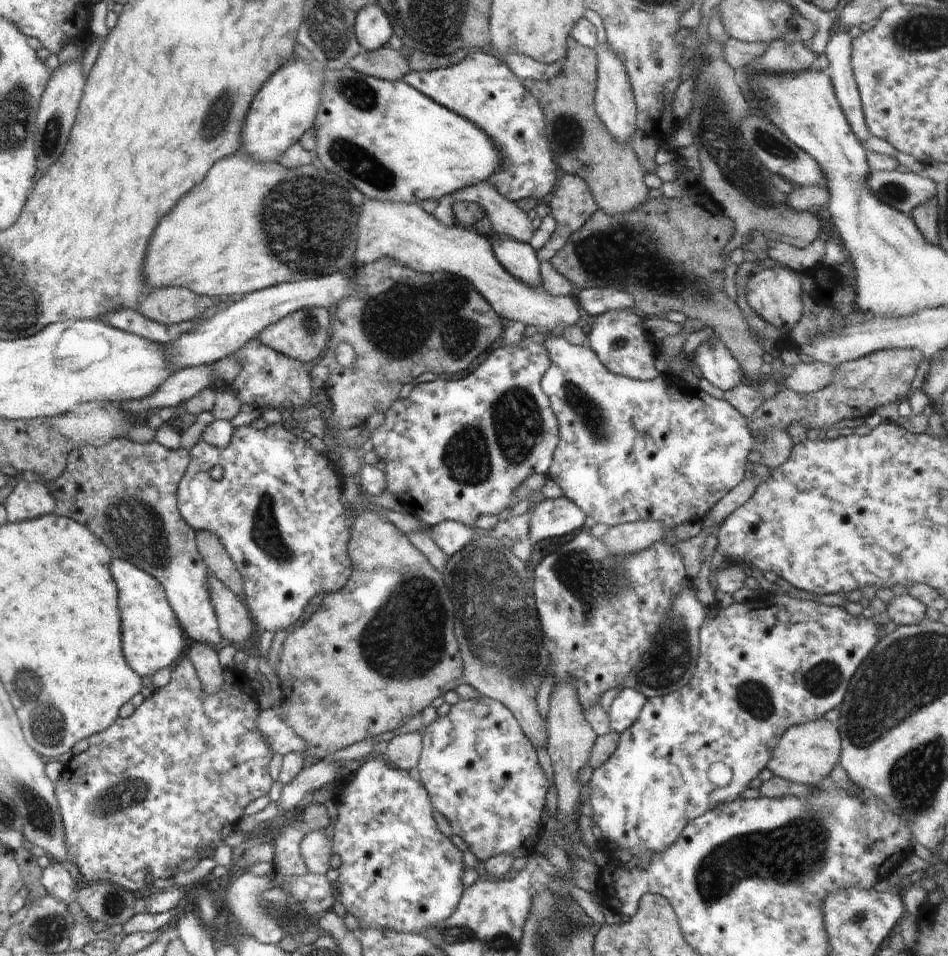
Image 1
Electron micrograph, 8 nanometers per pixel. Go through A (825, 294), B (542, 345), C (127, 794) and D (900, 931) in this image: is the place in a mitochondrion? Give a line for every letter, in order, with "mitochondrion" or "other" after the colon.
A: other
B: other
C: mitochondrion
D: other

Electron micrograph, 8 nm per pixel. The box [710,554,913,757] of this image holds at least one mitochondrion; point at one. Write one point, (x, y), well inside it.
(761, 700)

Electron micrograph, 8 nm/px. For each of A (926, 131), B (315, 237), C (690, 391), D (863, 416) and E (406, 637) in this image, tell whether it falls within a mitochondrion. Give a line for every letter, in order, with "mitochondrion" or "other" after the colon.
A: other
B: mitochondrion
C: other
D: other
E: mitochondrion

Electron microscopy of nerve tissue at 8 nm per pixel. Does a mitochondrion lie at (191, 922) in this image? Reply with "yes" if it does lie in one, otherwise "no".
no

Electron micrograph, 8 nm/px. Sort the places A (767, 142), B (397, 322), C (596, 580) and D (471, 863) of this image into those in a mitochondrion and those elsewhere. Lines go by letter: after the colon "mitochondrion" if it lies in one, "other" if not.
A: mitochondrion
B: mitochondrion
C: mitochondrion
D: other

